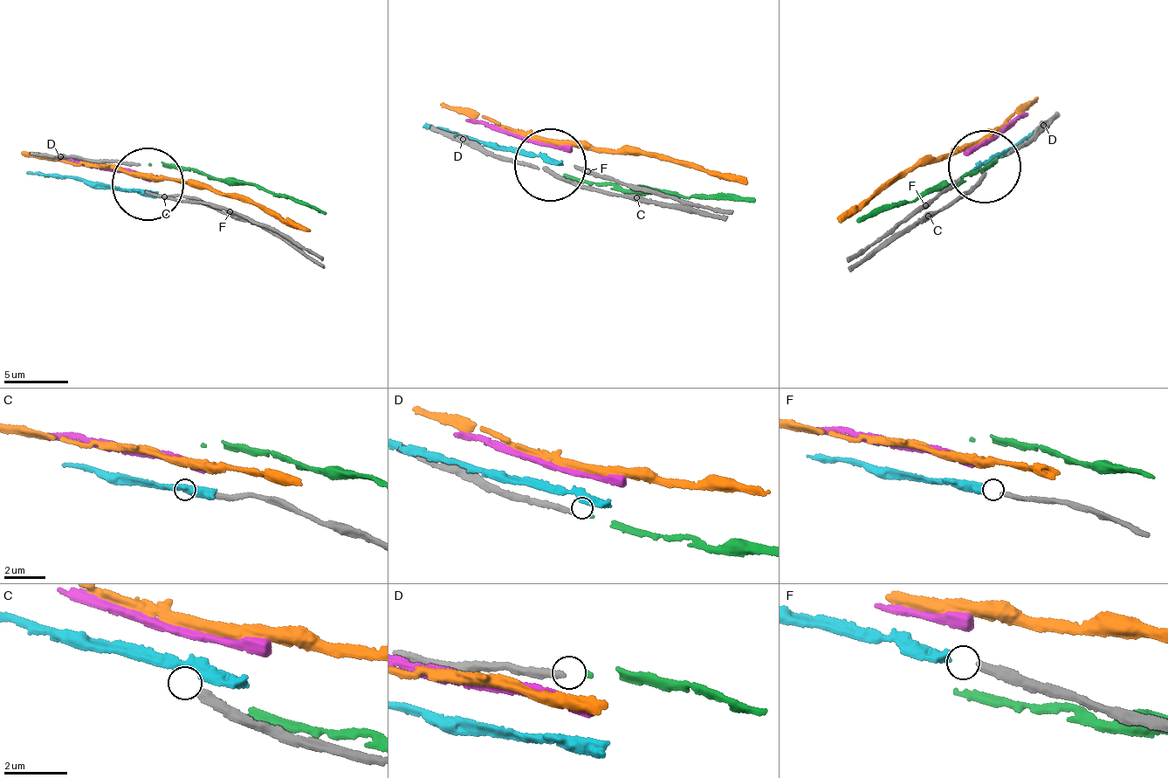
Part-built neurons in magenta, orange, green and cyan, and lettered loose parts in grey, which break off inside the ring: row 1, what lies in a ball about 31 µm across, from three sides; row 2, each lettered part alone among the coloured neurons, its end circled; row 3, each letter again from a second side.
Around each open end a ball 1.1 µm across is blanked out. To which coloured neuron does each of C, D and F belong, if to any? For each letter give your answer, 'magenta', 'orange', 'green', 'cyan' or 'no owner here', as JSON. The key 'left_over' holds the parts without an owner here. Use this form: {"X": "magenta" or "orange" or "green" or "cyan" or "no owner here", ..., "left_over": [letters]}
{"C": "no owner here", "D": "green", "F": "cyan", "left_over": ["C"]}

